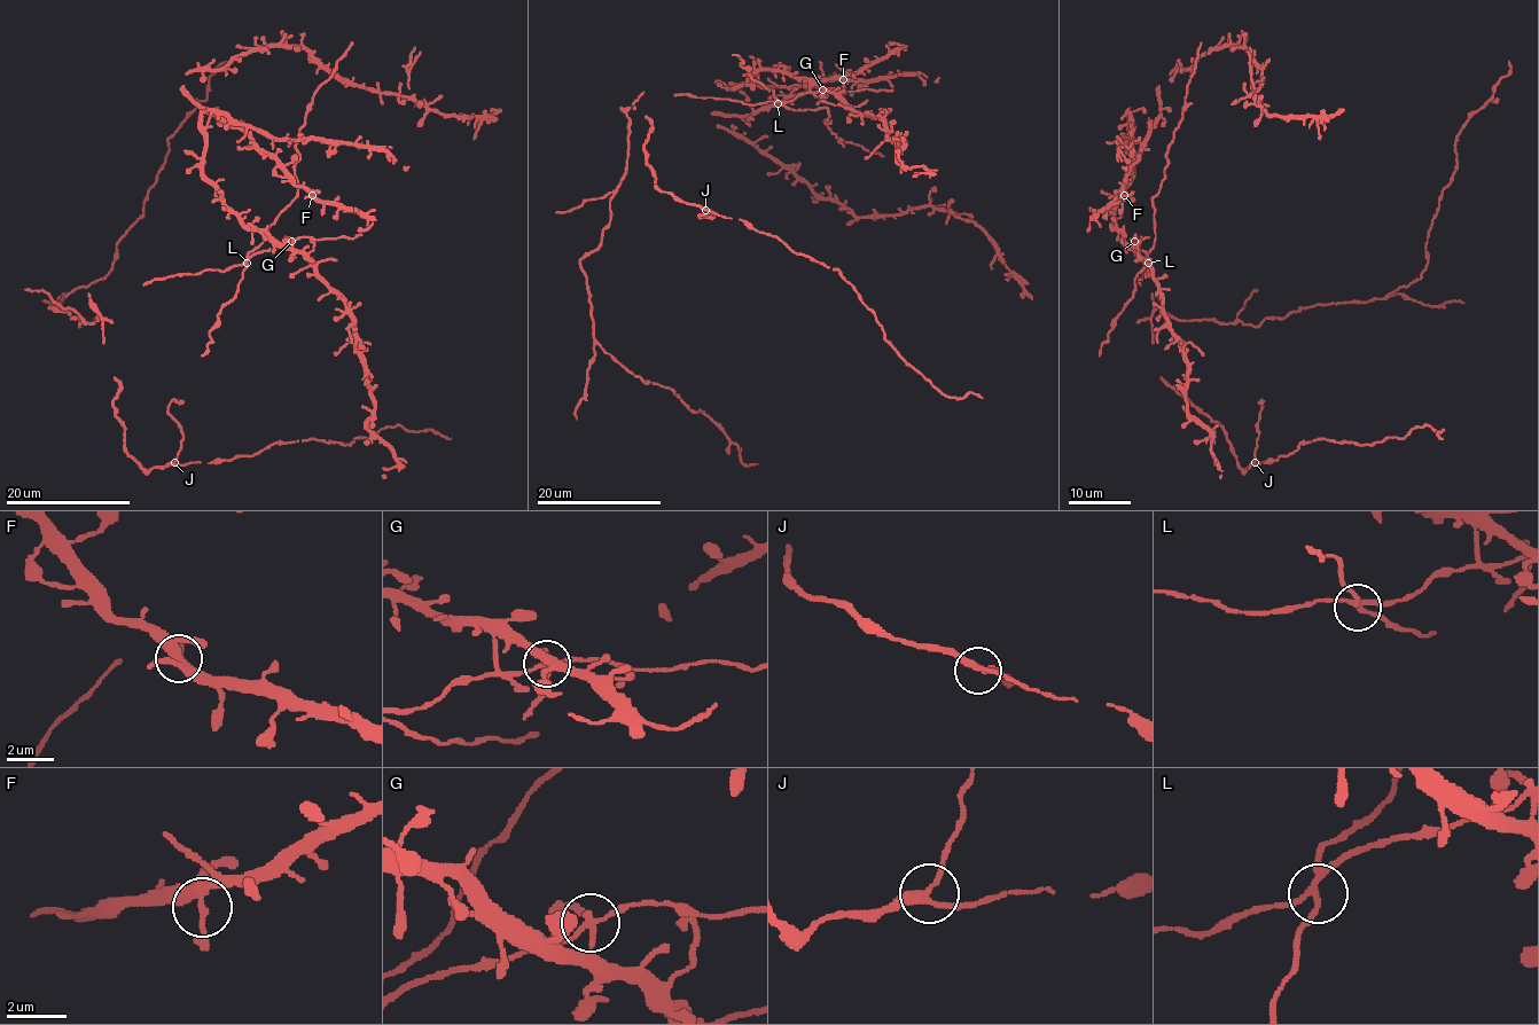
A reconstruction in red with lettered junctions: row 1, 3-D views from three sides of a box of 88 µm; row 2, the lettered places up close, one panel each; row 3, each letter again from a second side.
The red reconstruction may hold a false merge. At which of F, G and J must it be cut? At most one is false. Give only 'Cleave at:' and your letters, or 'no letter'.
Cleave at: G

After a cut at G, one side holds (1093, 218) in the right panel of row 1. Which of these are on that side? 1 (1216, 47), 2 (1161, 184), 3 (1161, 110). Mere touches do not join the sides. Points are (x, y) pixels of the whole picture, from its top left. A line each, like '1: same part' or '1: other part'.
1: same part
2: other part
3: same part

